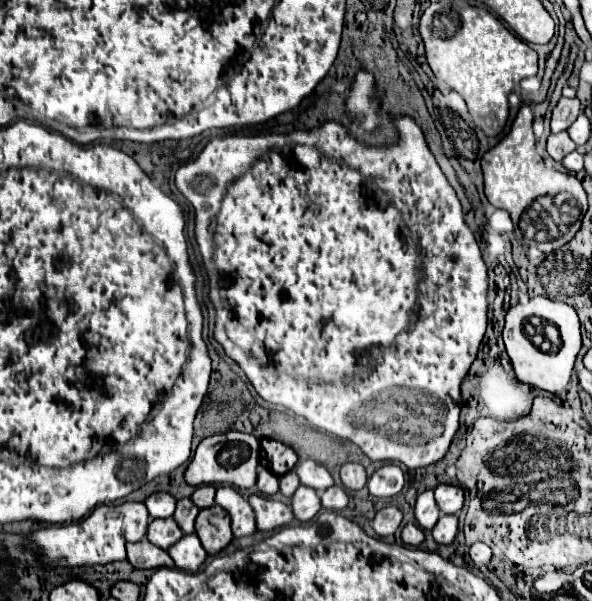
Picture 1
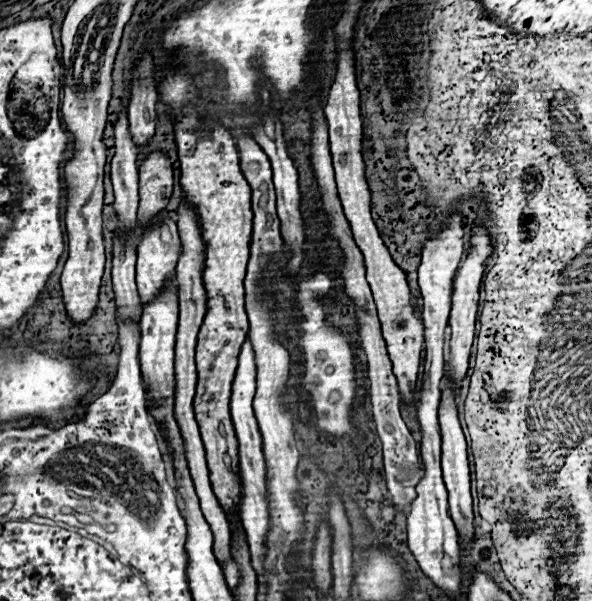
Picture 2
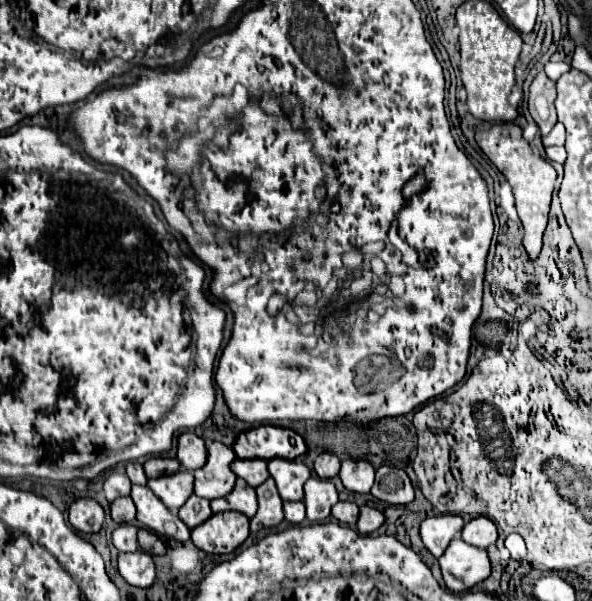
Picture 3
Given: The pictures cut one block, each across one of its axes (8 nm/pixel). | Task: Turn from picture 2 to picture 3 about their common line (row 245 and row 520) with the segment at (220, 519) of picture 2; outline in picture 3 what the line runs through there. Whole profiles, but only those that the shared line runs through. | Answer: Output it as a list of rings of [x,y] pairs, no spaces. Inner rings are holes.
[[[192,494],[186,504],[180,508],[178,518],[188,526],[188,528],[196,528],[198,524],[202,524],[208,516],[212,514],[210,510],[210,502],[206,498],[200,498],[196,494]]]

